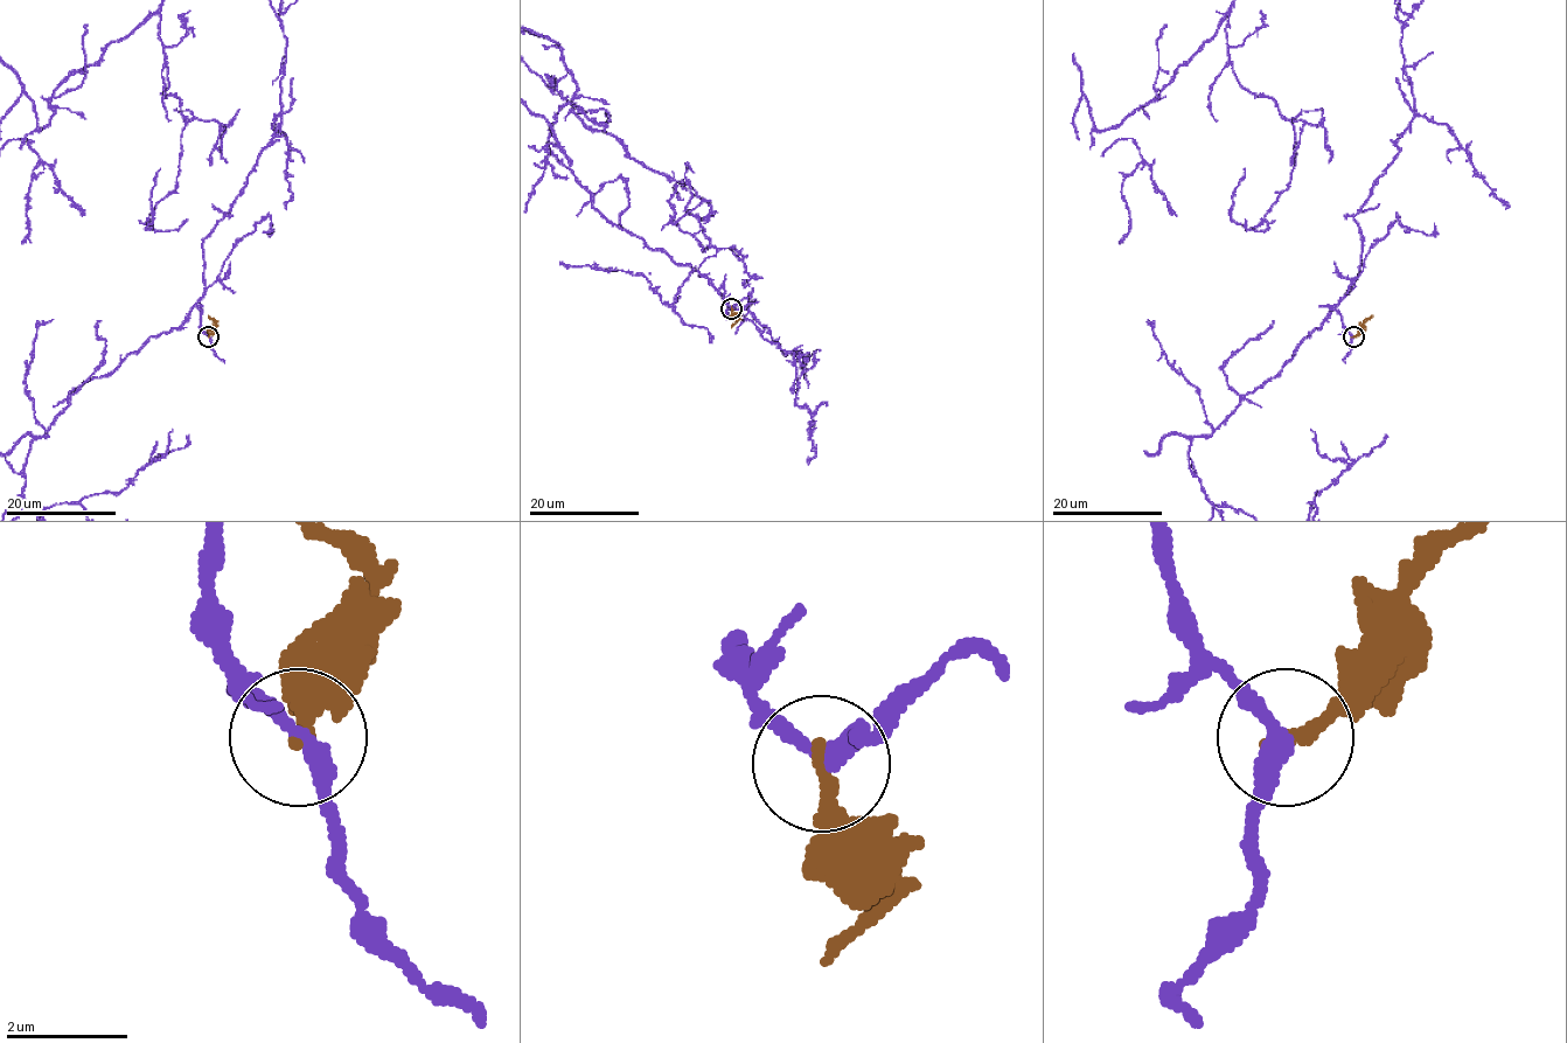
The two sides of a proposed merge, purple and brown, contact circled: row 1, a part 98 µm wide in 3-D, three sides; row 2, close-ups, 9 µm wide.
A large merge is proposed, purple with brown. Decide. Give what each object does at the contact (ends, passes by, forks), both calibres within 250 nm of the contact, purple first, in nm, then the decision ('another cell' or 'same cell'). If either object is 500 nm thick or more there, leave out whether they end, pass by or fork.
purple passes by | brown ends | 280/260 nm | another cell

